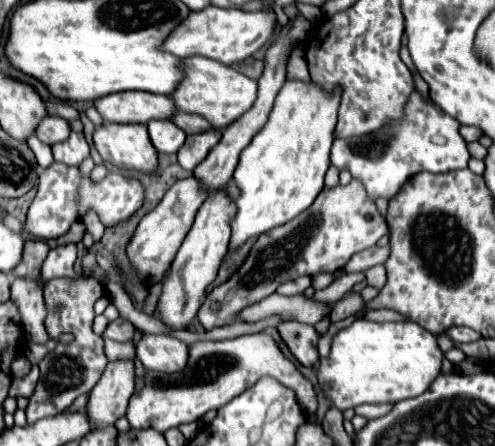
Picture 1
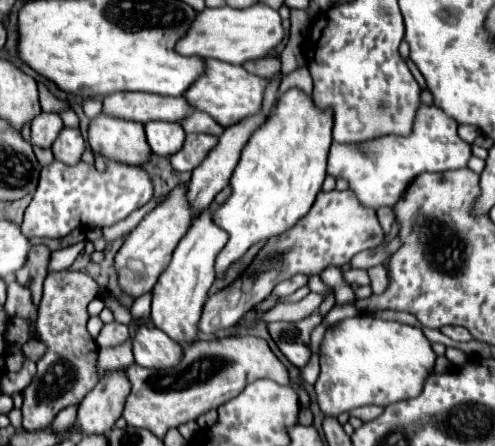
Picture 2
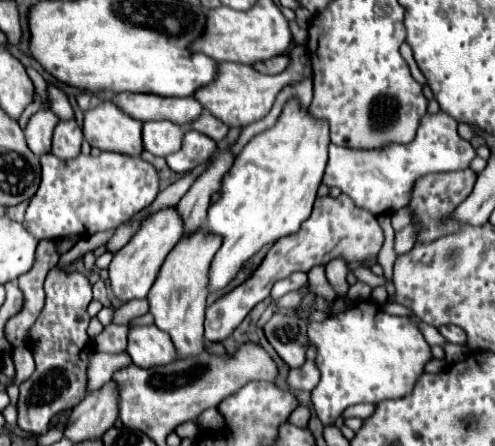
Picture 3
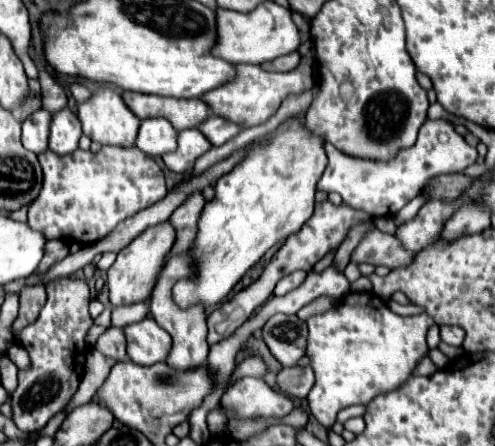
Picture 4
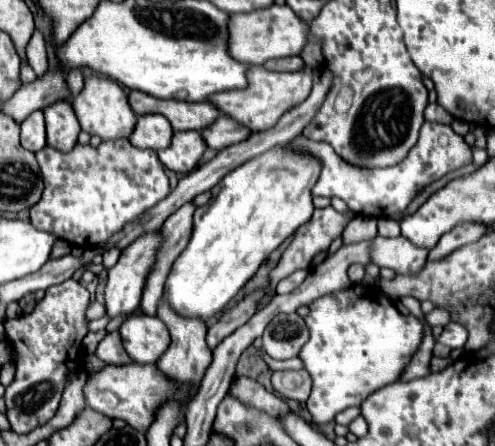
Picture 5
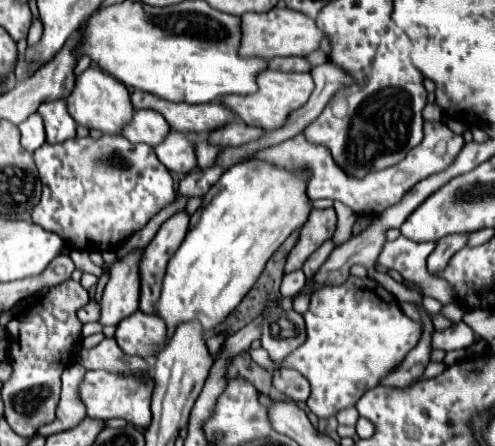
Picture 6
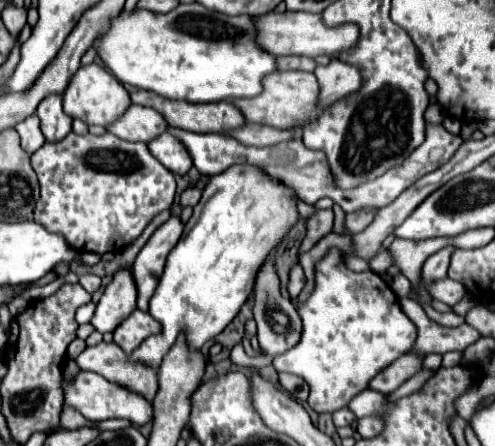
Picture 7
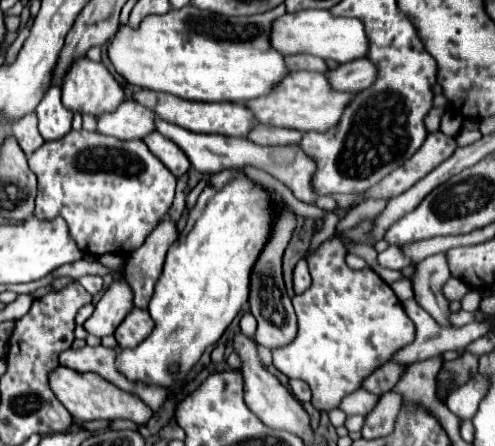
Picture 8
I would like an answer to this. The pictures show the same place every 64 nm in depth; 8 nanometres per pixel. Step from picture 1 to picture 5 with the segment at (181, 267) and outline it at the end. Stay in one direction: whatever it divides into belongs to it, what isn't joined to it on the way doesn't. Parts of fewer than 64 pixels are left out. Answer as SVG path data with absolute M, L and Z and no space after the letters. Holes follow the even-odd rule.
M162 298L156 310L156 316L166 324L170 336L172 336L172 344L170 348L160 356L160 360L156 362L158 368L172 380L180 382L180 384L200 384L200 380L204 378L204 370L208 368L208 364L212 362L212 350L206 344L206 324L200 318L184 318L184 316L176 316L176 312L172 312L172 308L168 308L168 302Z

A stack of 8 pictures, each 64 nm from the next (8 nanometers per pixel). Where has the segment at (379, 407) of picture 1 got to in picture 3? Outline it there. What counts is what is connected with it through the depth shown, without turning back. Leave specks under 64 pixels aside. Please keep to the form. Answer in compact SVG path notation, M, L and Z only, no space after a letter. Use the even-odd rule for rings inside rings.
M360 404L360 406L350 406L342 416L344 416L344 418L352 418L352 416L356 416L356 418L366 420L368 416L372 416L374 410L376 410L374 404Z

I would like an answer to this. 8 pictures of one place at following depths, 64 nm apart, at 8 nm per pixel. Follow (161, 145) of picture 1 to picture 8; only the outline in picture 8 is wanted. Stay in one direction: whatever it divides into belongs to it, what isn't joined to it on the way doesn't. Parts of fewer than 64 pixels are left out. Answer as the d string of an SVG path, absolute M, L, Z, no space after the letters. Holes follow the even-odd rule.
M126 100L116 112L98 118L98 132L120 140L142 140L154 130L156 114L134 100Z

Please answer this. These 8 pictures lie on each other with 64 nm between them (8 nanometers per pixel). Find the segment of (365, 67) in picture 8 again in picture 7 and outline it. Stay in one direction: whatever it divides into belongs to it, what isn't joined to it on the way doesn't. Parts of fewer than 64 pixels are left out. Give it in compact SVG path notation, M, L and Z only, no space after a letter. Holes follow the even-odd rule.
M330 60L328 66L318 66L314 76L320 84L320 104L332 104L362 86L360 70L340 60Z

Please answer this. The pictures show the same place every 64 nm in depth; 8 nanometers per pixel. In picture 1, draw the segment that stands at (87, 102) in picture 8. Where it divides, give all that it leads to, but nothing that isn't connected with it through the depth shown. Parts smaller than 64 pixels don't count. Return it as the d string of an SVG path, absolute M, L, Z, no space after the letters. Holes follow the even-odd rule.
M110 124L98 126L94 146L110 166L124 172L154 174L158 170L158 152L152 148L144 124Z

